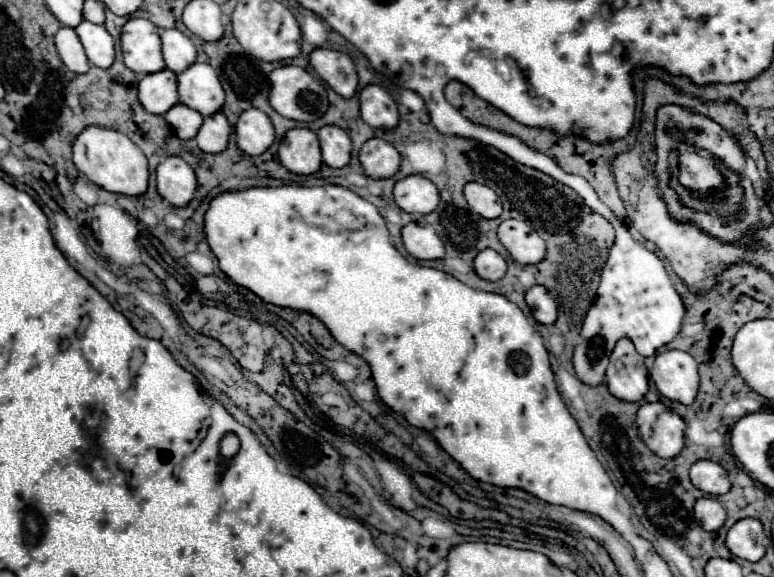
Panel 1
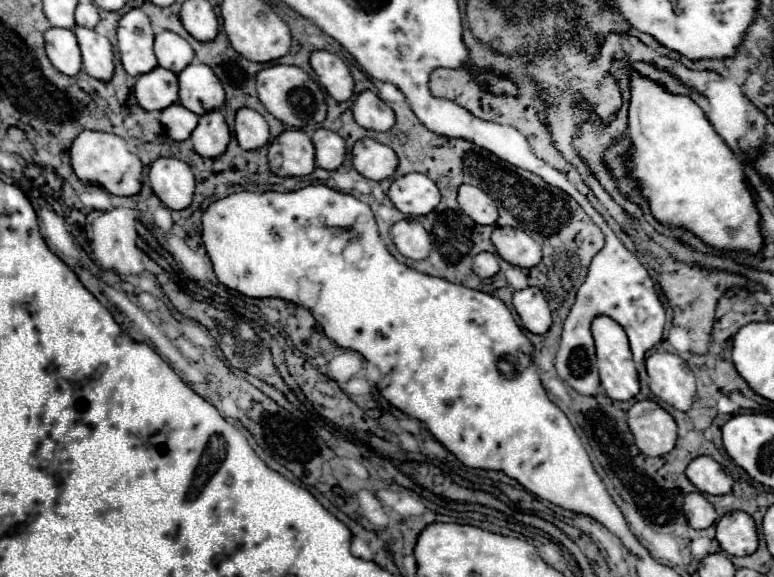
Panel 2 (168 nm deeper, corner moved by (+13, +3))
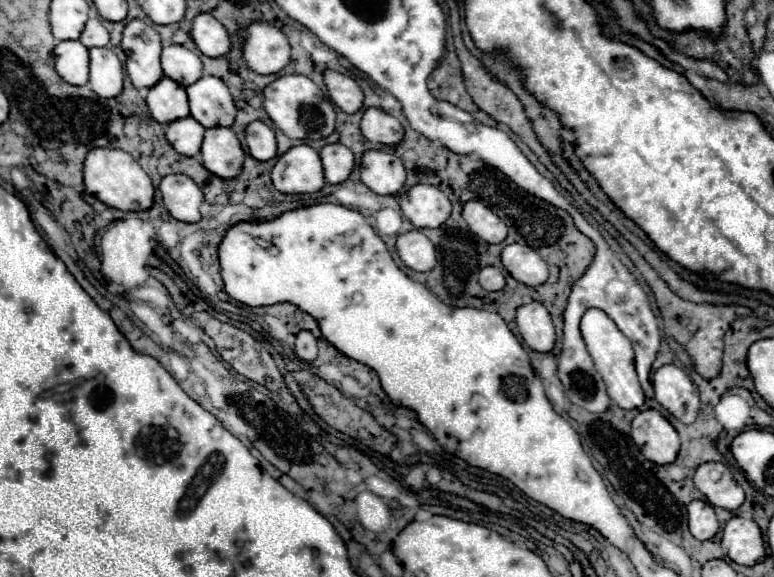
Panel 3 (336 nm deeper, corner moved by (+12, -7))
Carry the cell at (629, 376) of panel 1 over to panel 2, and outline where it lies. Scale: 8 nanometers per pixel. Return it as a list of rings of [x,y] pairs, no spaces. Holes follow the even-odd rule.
[[[600,314],[592,320],[592,336],[594,336],[594,346],[596,346],[596,356],[598,356],[598,370],[600,370],[600,380],[602,380],[602,388],[606,390],[606,394],[612,400],[630,400],[640,392],[640,384],[638,384],[638,372],[634,368],[634,360],[632,360],[632,352],[630,352],[630,344],[628,344],[628,336],[624,332],[624,328],[614,322],[612,318]]]

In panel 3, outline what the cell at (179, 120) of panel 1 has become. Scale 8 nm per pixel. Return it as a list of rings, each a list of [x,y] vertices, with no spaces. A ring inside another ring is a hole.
[[[191,116],[173,120],[167,126],[167,140],[183,156],[199,154],[203,134],[205,134],[205,128],[201,124],[197,124],[197,120],[193,120]]]

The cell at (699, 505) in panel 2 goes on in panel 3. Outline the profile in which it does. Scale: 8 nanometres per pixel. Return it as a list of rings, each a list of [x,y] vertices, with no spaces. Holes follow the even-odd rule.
[[[693,500],[687,506],[687,512],[689,512],[689,530],[697,540],[709,540],[719,532],[719,522],[709,502]]]

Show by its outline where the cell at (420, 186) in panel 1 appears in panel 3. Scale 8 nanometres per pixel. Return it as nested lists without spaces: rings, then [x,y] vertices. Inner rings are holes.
[[[415,184],[399,200],[403,216],[415,228],[439,228],[451,214],[449,198],[429,184]]]

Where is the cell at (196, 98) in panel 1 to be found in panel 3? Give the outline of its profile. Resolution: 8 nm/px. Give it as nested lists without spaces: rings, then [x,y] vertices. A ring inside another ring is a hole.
[[[201,76],[197,82],[185,88],[189,96],[191,116],[205,128],[231,126],[237,108],[229,96],[229,90],[215,76]]]

